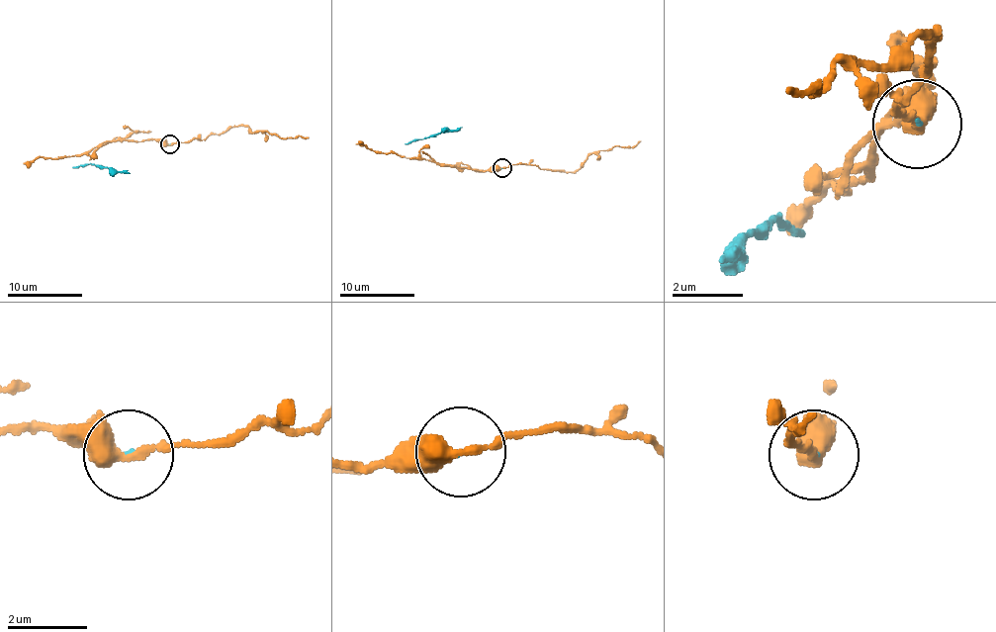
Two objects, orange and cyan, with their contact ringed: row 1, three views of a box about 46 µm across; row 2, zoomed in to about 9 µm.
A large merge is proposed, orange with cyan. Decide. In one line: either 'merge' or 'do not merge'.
do not merge

